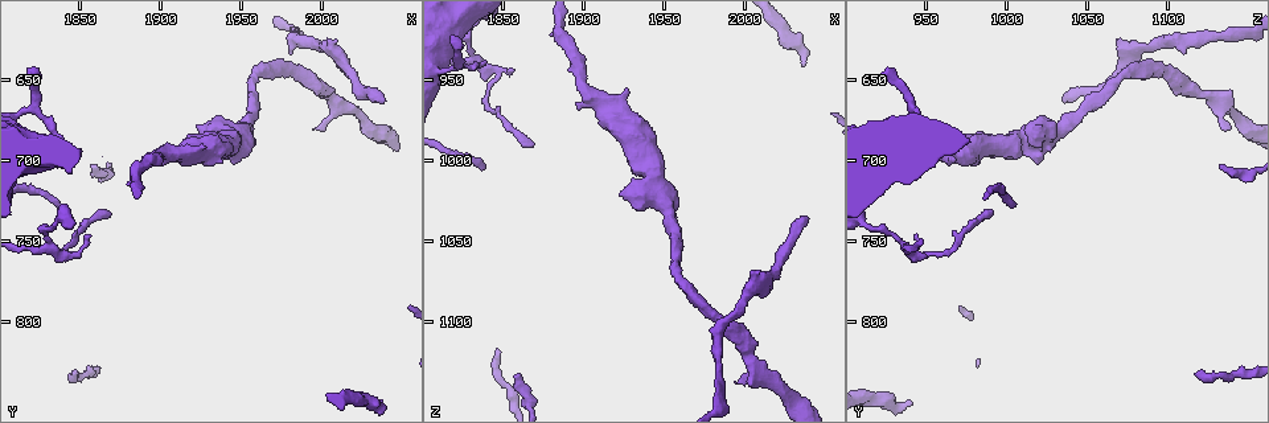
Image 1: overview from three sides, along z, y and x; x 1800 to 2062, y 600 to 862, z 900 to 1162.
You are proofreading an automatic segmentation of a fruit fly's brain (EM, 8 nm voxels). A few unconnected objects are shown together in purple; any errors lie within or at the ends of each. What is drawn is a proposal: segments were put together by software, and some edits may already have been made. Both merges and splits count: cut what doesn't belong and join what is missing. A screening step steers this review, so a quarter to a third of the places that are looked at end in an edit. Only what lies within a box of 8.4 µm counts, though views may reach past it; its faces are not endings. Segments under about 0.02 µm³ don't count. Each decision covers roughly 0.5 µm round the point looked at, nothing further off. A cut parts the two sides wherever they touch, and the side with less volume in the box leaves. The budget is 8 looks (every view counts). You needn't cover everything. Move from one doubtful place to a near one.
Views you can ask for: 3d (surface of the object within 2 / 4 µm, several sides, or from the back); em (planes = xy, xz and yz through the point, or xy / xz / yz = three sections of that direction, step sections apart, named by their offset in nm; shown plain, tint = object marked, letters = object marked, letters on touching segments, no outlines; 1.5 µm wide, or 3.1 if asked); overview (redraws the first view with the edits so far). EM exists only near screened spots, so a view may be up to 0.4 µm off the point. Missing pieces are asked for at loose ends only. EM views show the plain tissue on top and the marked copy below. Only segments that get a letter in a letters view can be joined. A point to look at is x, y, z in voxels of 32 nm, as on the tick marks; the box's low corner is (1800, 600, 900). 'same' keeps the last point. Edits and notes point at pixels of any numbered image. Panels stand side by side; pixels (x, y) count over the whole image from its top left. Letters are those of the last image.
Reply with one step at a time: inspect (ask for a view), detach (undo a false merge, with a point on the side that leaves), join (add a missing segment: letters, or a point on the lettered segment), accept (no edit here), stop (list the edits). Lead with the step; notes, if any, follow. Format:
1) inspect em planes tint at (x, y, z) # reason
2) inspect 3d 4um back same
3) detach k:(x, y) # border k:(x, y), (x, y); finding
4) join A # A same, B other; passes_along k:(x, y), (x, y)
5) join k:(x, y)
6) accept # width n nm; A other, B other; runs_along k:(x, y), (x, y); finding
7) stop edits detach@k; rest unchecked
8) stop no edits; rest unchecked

inspect em xy step 8 letters at (2038, 664, 1034) # an open end

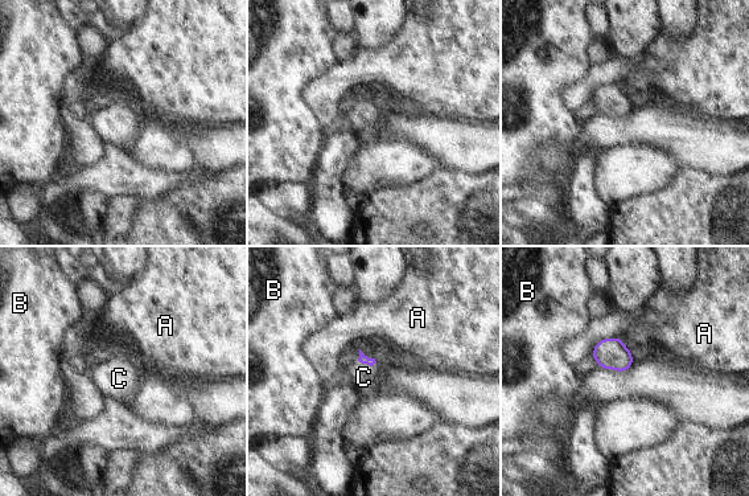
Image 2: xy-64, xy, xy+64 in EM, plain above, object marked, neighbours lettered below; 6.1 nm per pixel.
inspect em planes letters same # another direction

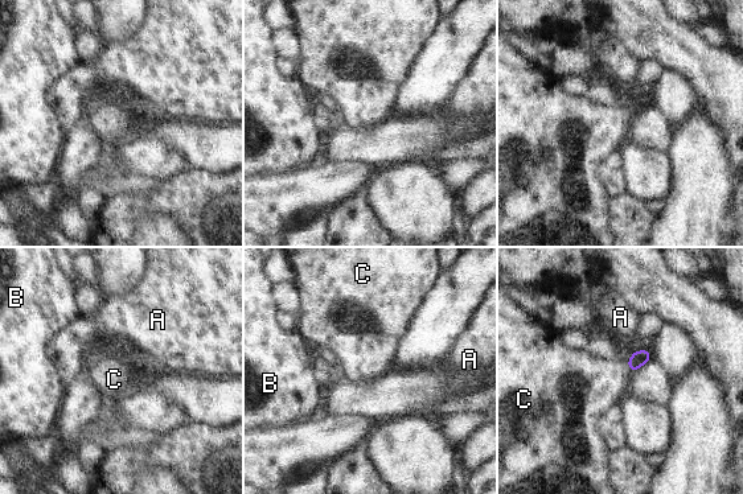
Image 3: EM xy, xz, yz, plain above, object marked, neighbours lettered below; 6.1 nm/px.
join C # A other, B other, C same; passes_along 3:(639, 358), (628, 366), (592, 385); the neuron continues

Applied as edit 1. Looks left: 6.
inspect 3d 2um back at (1818, 646, 920) # an open end

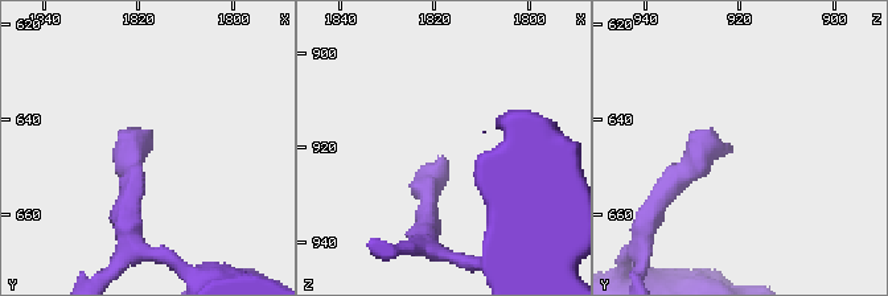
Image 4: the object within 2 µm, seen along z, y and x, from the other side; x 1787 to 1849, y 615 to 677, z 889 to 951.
inspect em 3.1um planes letters at (1819, 646, 922) # shape alone is not enough

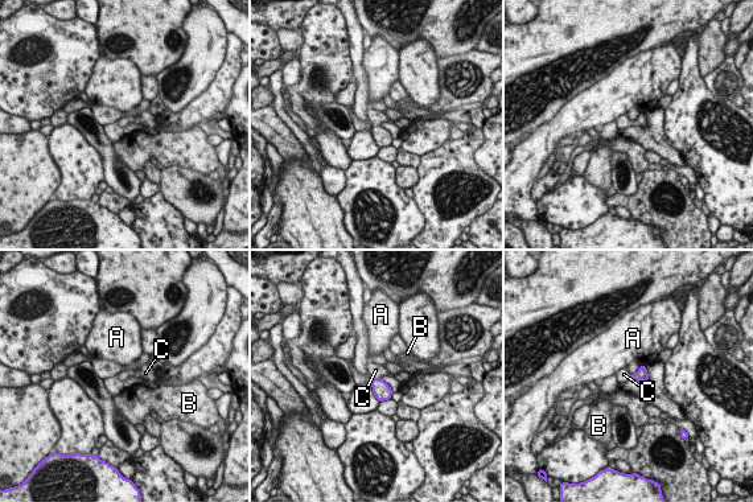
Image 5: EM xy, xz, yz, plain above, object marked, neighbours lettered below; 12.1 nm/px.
join C # A other, B other, C same; the neuron continues

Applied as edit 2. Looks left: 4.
inspect 3d 4um at (1858, 748, 944) # tapers out

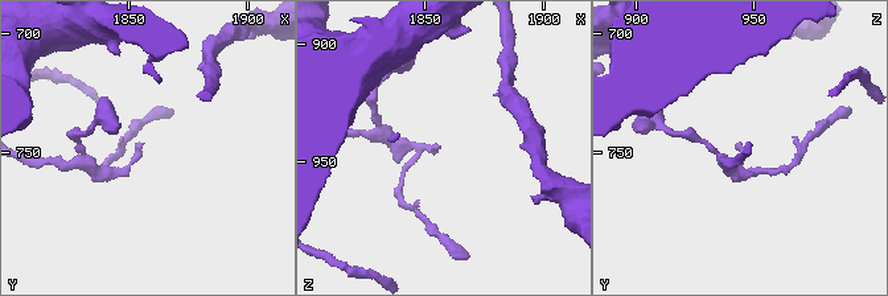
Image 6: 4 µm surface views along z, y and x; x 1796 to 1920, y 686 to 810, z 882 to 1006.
inspect em planes letters at (1857, 746, 943)

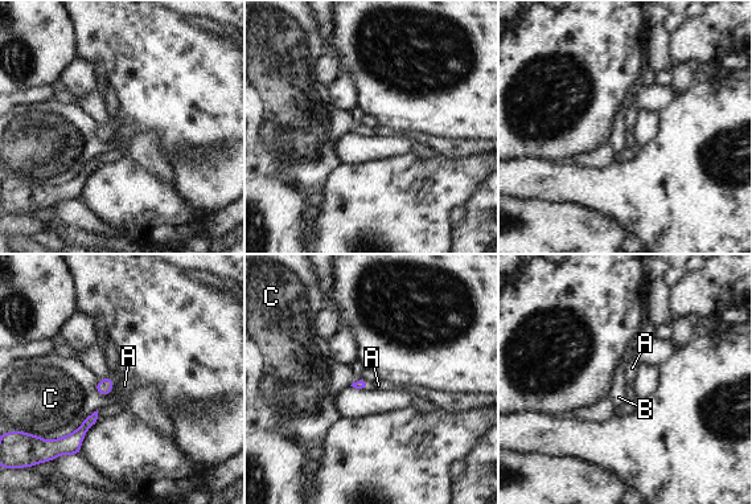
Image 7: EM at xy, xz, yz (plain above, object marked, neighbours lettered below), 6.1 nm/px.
join A # A same, B other, C other; passes_along 7:(105, 386), (109, 393), (124, 385); the neuron continues

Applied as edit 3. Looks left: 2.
stop edits join@3, join@5, join@7; rest unchecked

